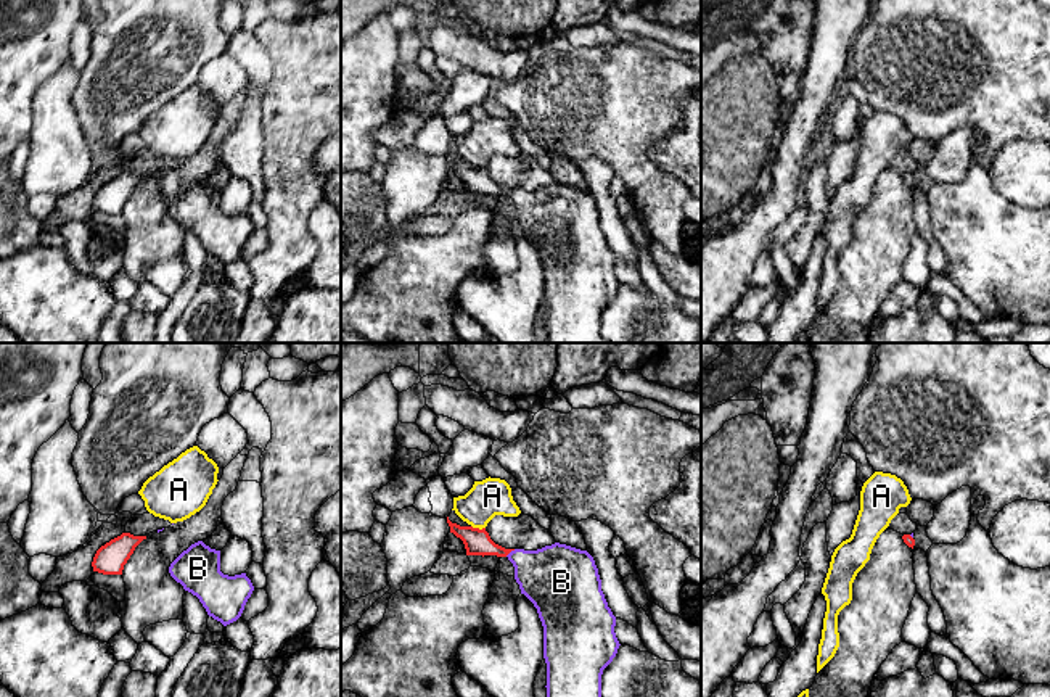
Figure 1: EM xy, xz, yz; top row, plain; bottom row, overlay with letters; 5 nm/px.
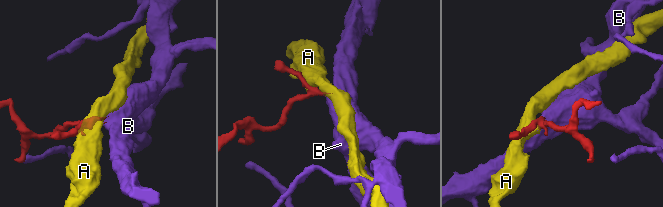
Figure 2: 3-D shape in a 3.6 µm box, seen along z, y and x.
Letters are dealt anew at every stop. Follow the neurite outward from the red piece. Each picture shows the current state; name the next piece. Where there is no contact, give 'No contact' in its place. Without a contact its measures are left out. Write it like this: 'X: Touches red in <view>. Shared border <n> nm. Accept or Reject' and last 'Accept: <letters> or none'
A: Touches red in xz. Shared border 70 nm. Reject
B: Touches red in xz. Shared border 70 nm. Accept
Accept: B

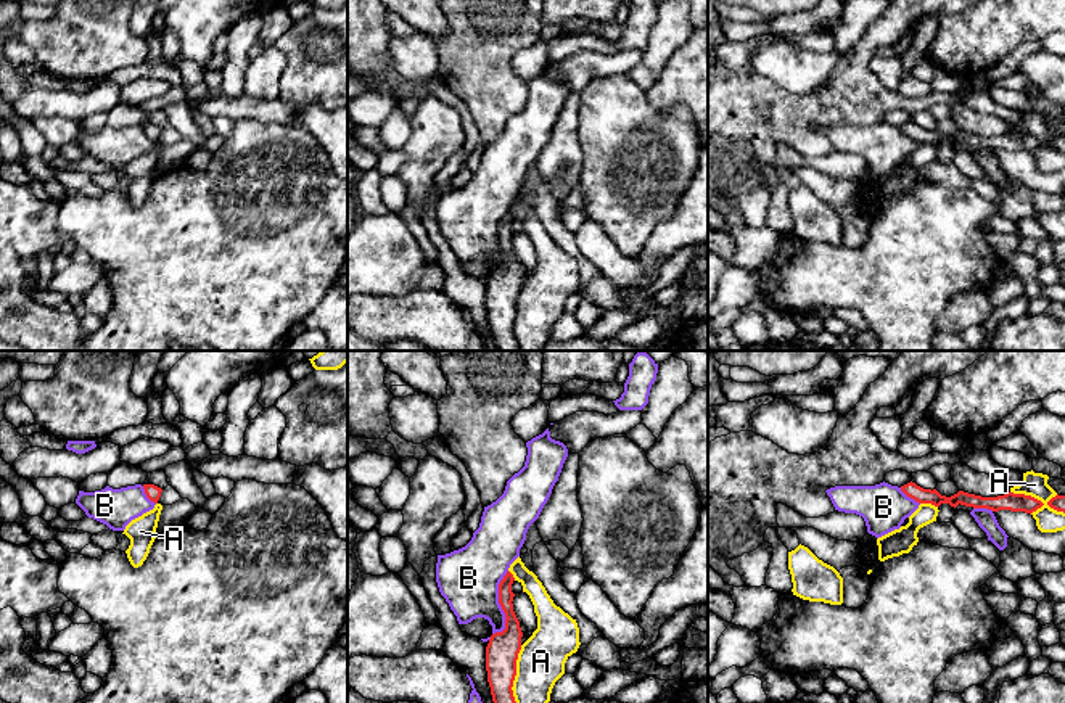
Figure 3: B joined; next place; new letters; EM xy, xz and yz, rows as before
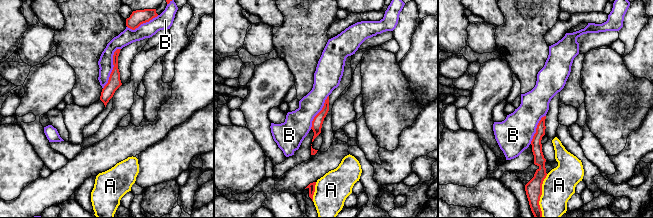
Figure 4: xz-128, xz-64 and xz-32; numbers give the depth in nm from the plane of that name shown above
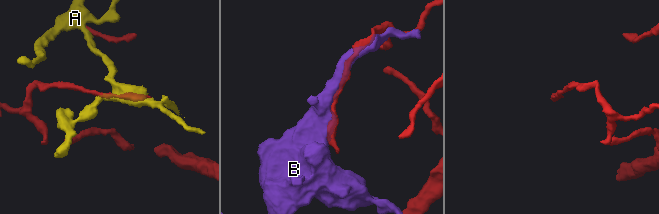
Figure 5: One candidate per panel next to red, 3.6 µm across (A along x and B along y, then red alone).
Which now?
A: Touches red in yz. Shared border 300 nm. Reject
B: Touches red in xz. Shared border 340 nm. Reject
Accept: none

